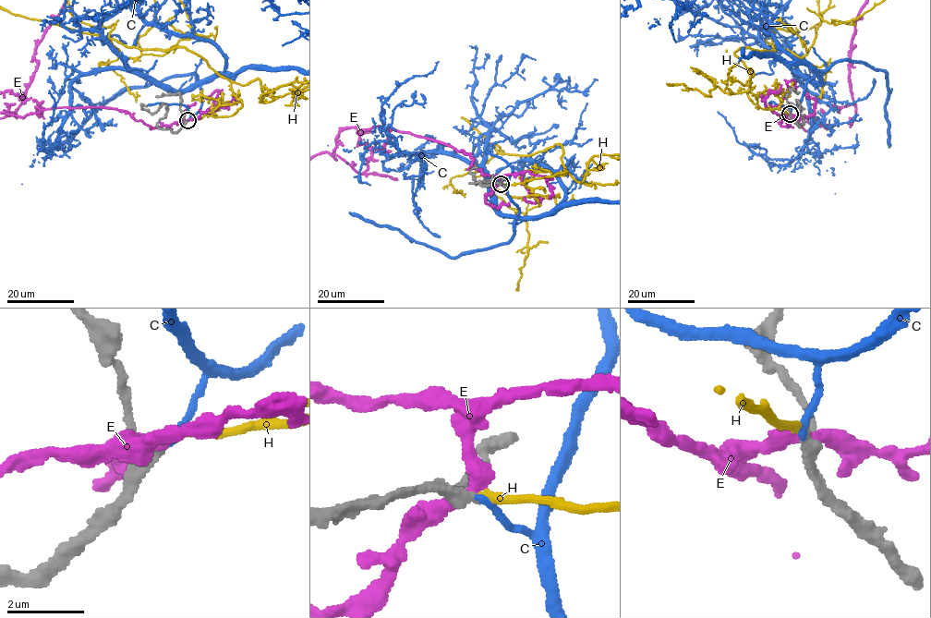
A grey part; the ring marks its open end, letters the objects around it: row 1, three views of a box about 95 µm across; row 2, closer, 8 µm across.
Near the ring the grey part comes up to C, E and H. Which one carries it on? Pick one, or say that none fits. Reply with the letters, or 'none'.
none

